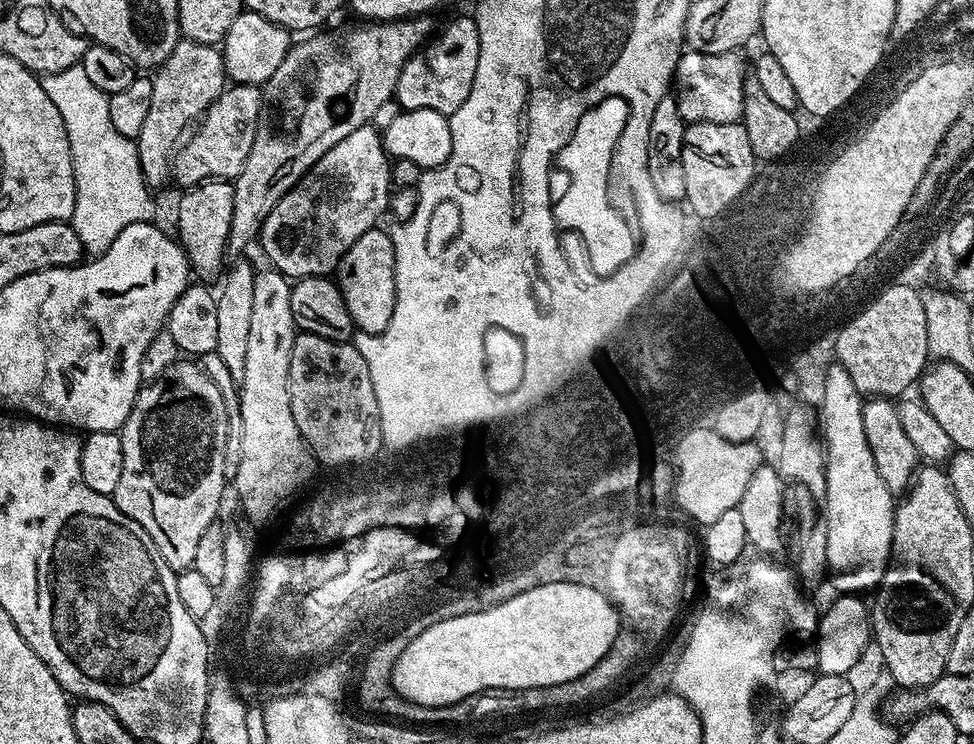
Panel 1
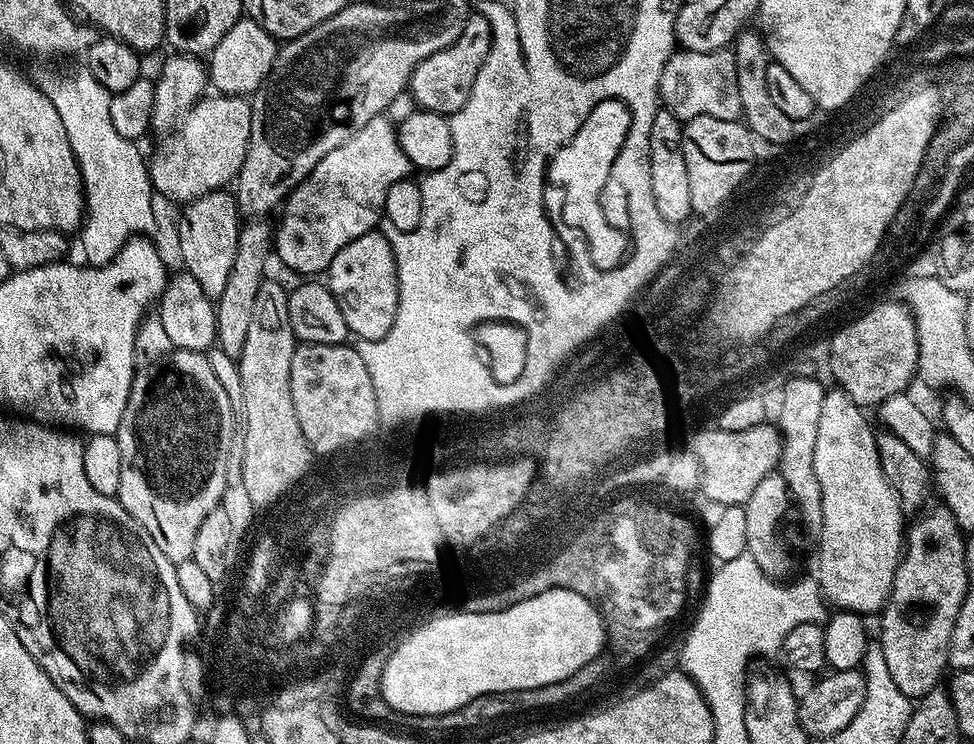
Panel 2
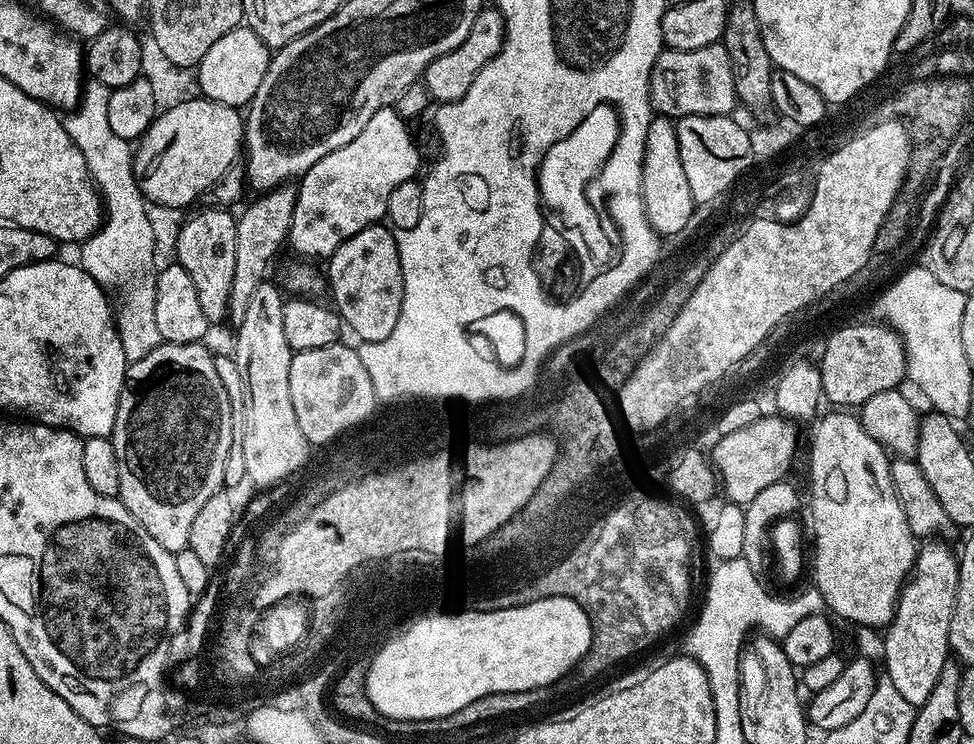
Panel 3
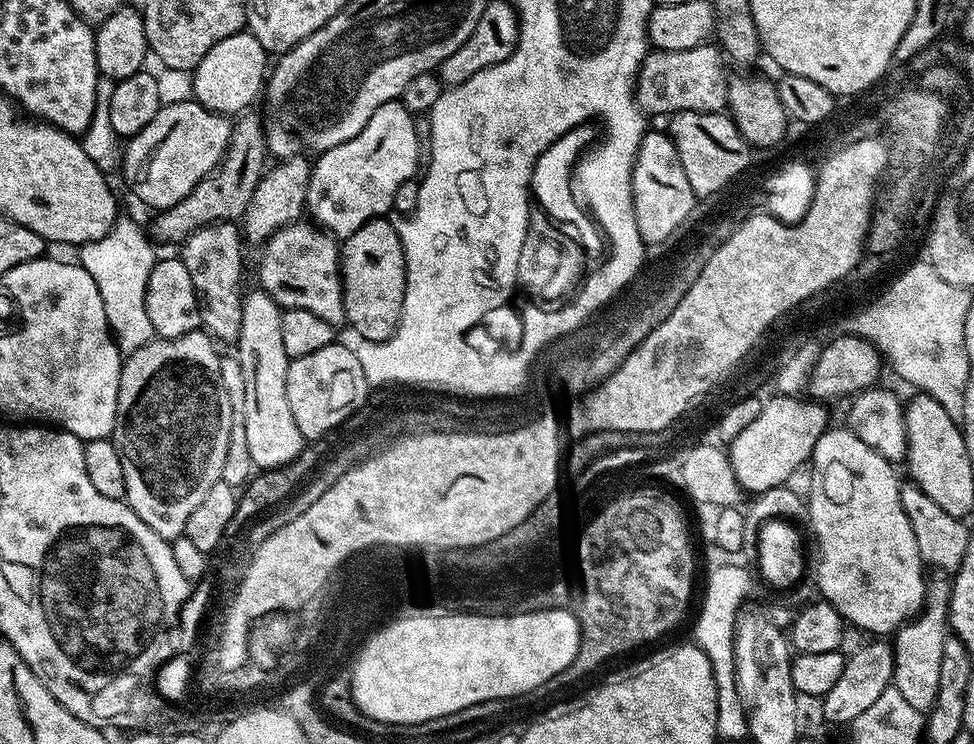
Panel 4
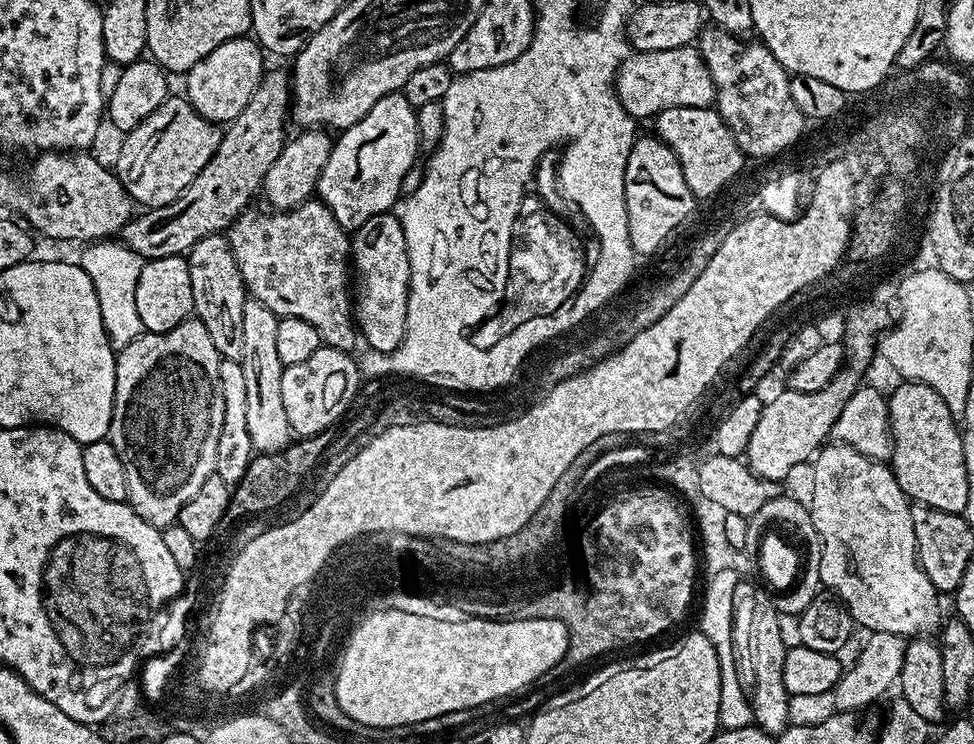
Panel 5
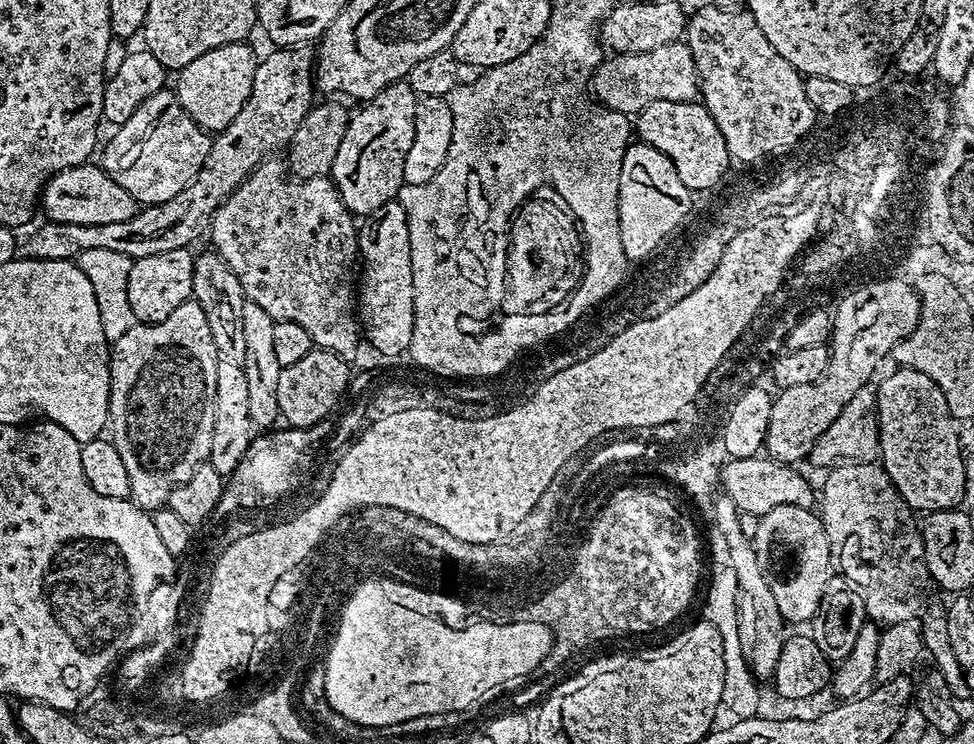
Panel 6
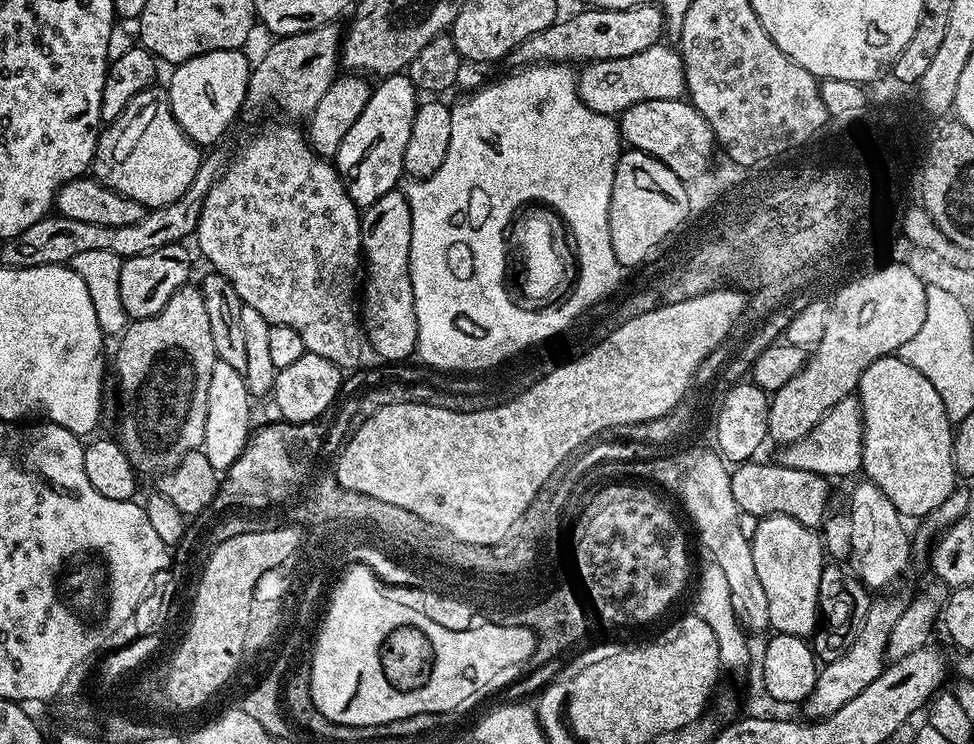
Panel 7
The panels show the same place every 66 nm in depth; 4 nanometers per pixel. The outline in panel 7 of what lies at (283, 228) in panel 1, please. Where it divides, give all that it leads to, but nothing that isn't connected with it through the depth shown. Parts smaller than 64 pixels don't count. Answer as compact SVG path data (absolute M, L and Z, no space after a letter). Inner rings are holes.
M406 74L385 76L373 87L366 110L358 114L358 122L354 122L346 138L342 138L342 146L336 152L334 163L357 208L363 210L370 207L382 198L382 194L393 191L401 183L400 176L405 175L403 155L410 139L417 105L416 87Z

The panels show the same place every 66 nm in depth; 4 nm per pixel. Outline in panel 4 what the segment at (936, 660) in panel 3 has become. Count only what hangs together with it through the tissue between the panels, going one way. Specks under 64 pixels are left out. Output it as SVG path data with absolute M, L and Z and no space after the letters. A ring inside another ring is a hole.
M927 581L927 595L919 615L912 617L894 633L892 684L914 706L914 710L927 713L938 698L938 677L942 666L942 642L946 635L948 622L948 599L952 597L949 581Z

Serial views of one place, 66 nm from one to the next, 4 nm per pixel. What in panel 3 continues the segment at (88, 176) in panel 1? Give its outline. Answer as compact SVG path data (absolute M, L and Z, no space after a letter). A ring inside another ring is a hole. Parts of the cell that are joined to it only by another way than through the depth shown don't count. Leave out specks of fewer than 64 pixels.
M85 83L80 102L71 109L69 116L72 117L64 120L64 128L70 134L74 146L82 150L82 158L86 158L92 182L102 197L103 220L100 229L79 245L78 264L101 288L120 295L120 305L115 305L114 312L117 317L124 316L120 341L122 352L131 362L140 344L152 332L152 328L144 328L144 304L154 304L156 297L156 228L148 217L149 205L140 195L140 188L134 178L133 145L118 138L118 134L114 134L114 129L110 127L106 115L109 91L101 84Z

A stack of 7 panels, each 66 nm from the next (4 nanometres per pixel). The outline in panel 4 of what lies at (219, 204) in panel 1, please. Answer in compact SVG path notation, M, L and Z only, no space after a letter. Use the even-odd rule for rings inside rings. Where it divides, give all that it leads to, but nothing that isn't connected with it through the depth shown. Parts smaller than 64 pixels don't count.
M235 223L207 224L187 236L178 252L178 259L190 273L190 282L194 282L203 331L221 345L235 345L242 330L244 298L240 283L244 280L244 252L240 244L242 232Z

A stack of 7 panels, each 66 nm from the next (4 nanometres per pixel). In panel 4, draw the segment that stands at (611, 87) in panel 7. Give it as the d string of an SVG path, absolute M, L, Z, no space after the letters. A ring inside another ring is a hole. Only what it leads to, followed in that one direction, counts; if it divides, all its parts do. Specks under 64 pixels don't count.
M705 42L690 50L649 51L634 85L634 99L641 112L663 118L678 112L724 112L728 107L730 76L724 73L726 60L721 49L710 45Z

